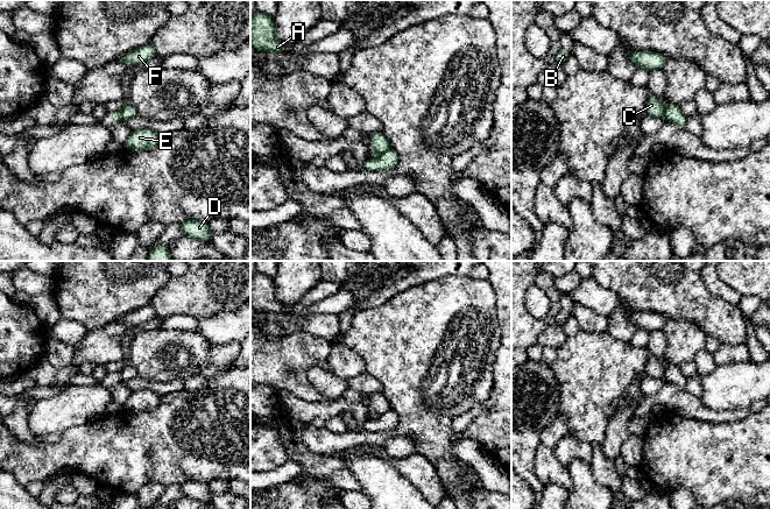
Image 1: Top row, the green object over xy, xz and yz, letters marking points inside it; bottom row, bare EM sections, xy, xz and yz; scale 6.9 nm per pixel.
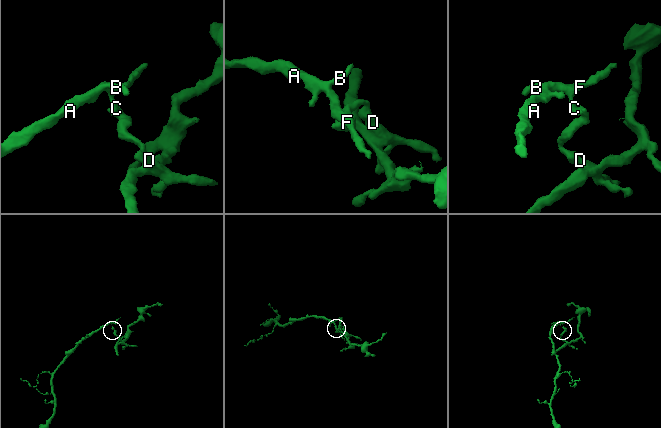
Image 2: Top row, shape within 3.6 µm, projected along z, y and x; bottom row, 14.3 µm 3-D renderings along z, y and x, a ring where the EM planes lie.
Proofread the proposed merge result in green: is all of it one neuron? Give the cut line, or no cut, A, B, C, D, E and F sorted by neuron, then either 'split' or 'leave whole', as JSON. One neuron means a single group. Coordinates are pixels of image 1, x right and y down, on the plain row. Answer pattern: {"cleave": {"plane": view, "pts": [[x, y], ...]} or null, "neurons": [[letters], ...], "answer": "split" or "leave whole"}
{"cleave": {"plane": "xz", "pts": [[390, 408], [376, 418]]}, "neurons": [["A", "B", "C", "F"], ["D", "E"]], "answer": "split"}

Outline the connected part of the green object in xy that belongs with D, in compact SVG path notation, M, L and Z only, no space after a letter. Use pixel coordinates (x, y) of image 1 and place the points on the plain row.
M186 480L179 483L179 486L184 496L204 503L210 503L212 493L210 492L207 483L195 480Z

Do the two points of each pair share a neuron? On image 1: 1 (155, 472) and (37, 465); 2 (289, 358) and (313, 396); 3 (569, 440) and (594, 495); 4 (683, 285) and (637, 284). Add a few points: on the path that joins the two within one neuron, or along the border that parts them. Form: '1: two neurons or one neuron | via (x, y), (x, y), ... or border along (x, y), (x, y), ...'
1: one neuron | via (126, 459), (66, 459)
2: one neuron | via (283, 369), (283, 373), (302, 390)
3: one neuron | via (573, 454), (584, 481)
4: one neuron | via (671, 285), (649, 284)

